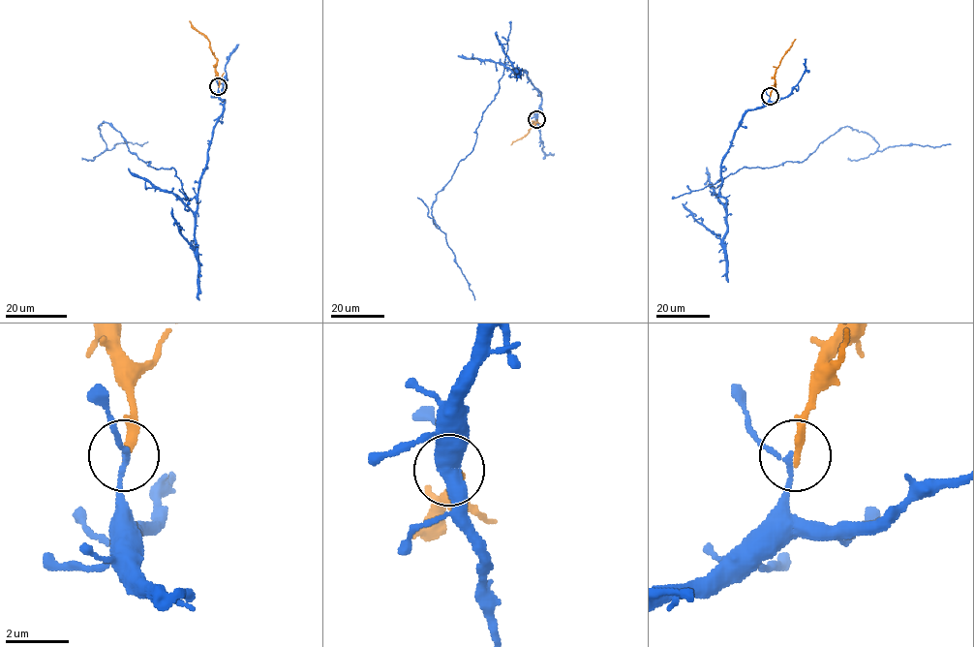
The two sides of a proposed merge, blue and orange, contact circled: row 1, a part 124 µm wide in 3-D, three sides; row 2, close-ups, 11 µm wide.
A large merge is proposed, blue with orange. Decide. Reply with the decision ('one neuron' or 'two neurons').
one neuron

